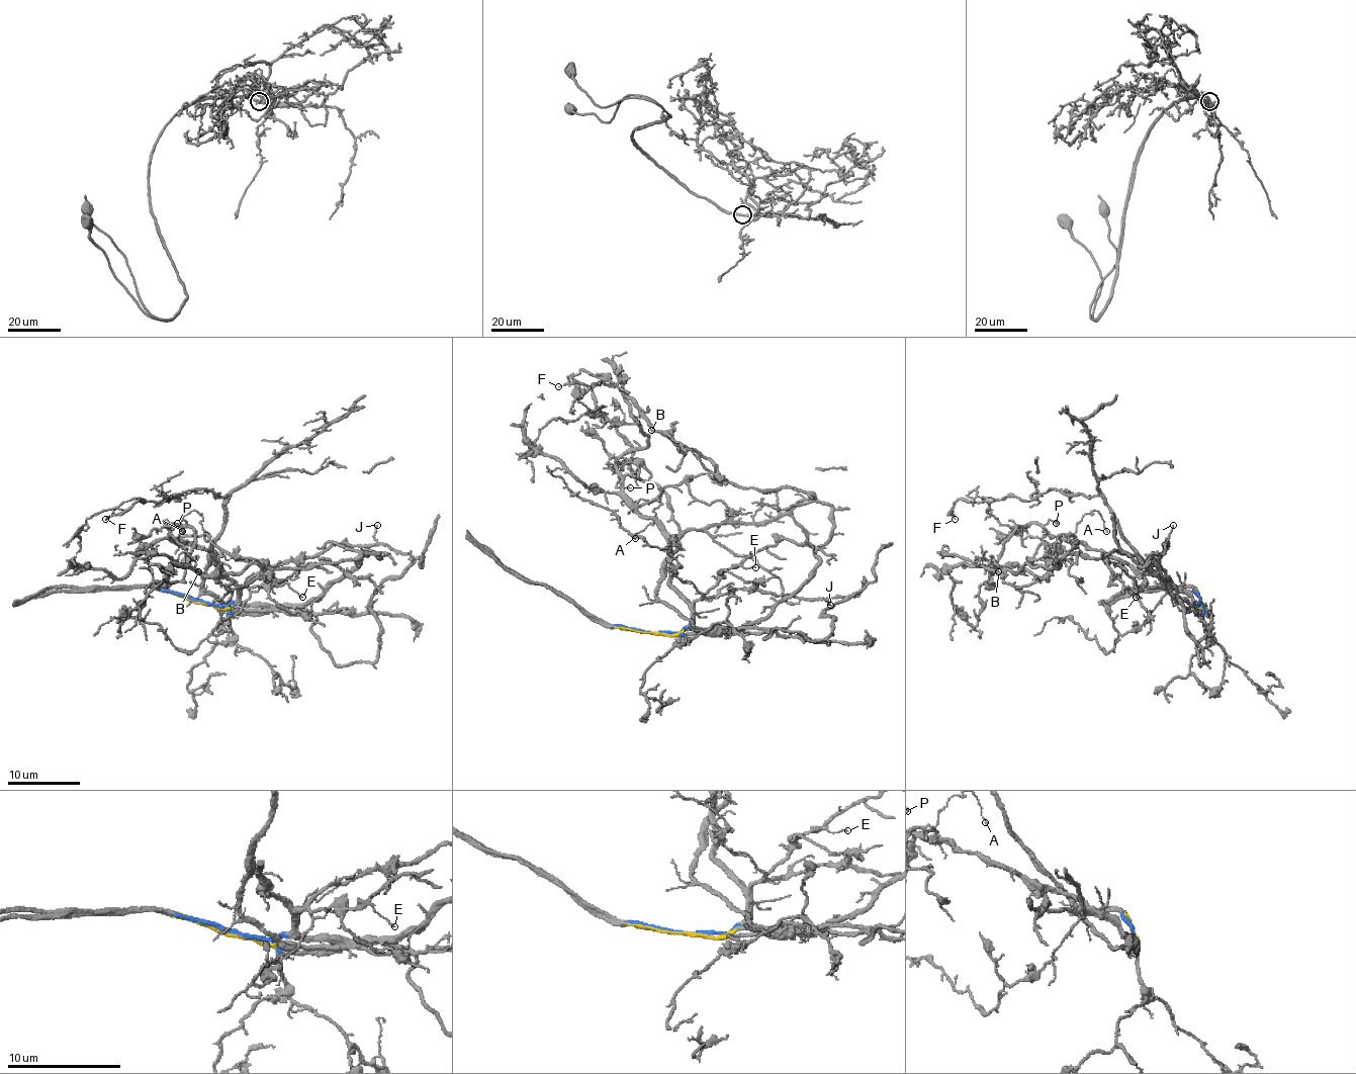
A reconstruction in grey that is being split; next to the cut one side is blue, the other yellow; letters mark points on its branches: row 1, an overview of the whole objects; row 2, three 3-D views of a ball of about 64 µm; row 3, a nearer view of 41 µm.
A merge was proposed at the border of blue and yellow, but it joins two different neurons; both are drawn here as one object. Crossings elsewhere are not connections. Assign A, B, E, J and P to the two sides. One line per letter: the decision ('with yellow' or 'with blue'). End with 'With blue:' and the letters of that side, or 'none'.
A: with blue
B: with blue
E: with blue
J: with blue
P: with blue
With blue: A, B, E, J, P

